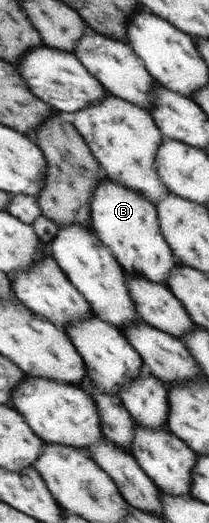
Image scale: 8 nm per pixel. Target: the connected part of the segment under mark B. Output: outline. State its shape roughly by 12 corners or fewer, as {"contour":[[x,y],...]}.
{"contour":[[108,180],[92,231],[125,274],[168,287],[176,257],[155,206]]}

